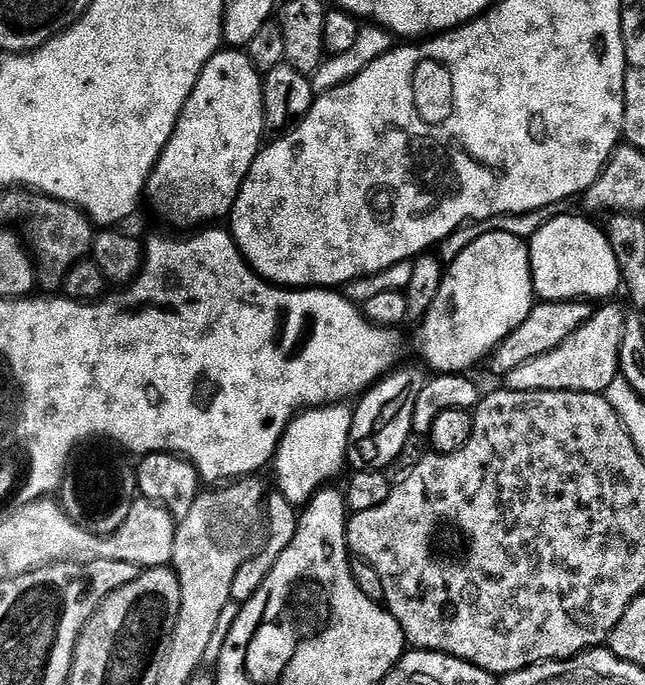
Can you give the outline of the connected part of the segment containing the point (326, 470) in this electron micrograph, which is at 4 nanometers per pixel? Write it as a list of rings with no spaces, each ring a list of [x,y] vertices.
[[[343,403],[305,410],[288,425],[280,445],[276,447],[274,469],[280,483],[278,492],[295,506],[308,501],[329,483],[340,467],[345,467],[353,409]]]

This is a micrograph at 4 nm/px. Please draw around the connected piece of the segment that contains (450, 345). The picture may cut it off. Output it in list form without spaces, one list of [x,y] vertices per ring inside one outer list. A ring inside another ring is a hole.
[[[491,232],[478,238],[456,260],[447,265],[444,281],[432,305],[422,317],[420,328],[420,352],[436,374],[464,374],[479,360],[493,355],[505,338],[515,328],[522,326],[534,307],[534,293],[531,278],[531,262],[528,258],[528,244],[514,234]]]

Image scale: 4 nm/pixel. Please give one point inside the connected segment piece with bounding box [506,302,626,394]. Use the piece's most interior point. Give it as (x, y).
(587, 361)

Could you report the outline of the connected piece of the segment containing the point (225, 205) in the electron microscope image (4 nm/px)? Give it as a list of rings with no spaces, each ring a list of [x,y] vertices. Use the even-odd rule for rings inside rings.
[[[217,50],[214,55],[210,58],[210,62],[206,62],[206,66],[202,70],[202,74],[198,78],[198,82],[194,86],[194,90],[190,94],[190,98],[186,102],[186,106],[182,110],[182,114],[179,115],[179,120],[175,124],[175,130],[174,134],[171,135],[170,142],[166,144],[166,146],[163,148],[162,154],[159,156],[159,161],[156,163],[155,170],[151,173],[151,175],[148,177],[147,186],[145,188],[145,195],[148,199],[159,209],[159,214],[168,222],[172,224],[196,224],[192,226],[198,226],[201,224],[208,224],[211,222],[220,222],[220,219],[227,217],[229,213],[231,213],[232,207],[234,206],[234,202],[238,198],[238,194],[240,193],[240,188],[244,185],[244,179],[248,176],[248,171],[250,170],[250,166],[255,162],[256,155],[259,154],[261,147],[262,147],[262,141],[260,139],[264,136],[264,124],[266,125],[266,97],[264,94],[264,82],[262,79],[262,73],[257,68],[257,65],[254,63],[254,60],[252,56],[249,55],[247,51],[244,50]]]

